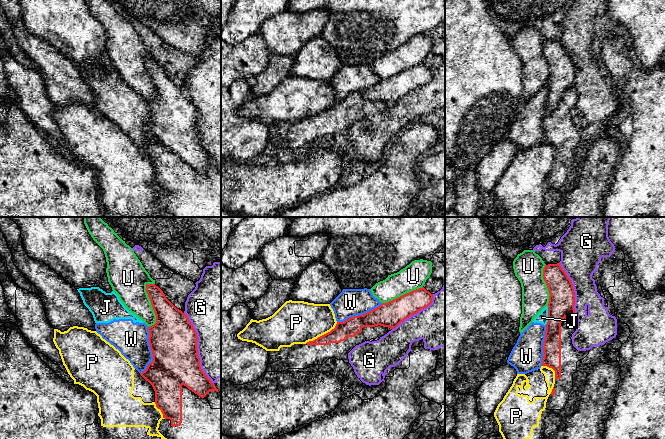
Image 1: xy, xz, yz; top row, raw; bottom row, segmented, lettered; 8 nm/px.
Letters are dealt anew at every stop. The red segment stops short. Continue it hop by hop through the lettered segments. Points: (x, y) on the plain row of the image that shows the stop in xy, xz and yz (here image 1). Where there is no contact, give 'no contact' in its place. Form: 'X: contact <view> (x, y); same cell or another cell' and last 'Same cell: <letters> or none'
G: contact xy (196, 124); another cell
J: contact yz (548, 91); another cell
P: contact xz (322, 111); another cell
U: contact xy (151, 79); another cell
W: contact xy (151, 126); another cell
Same cell: none

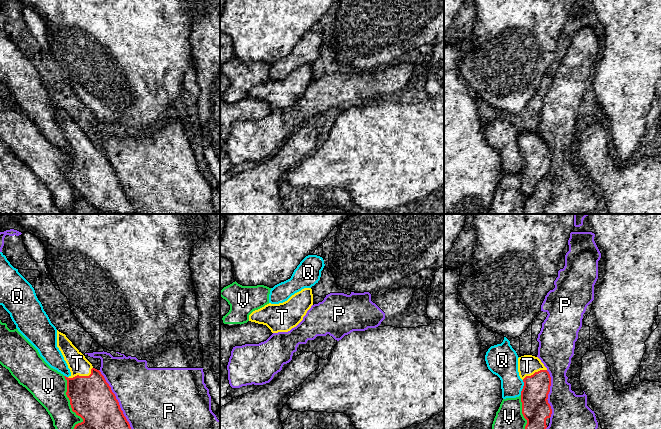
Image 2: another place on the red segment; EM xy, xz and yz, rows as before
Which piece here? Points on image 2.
P: contact xy (118, 180); another cell
Q: contact yz (523, 163); another cell
T: contact xy (81, 152); same cell
V: contact xy (71, 183); another cell
Same cell: T

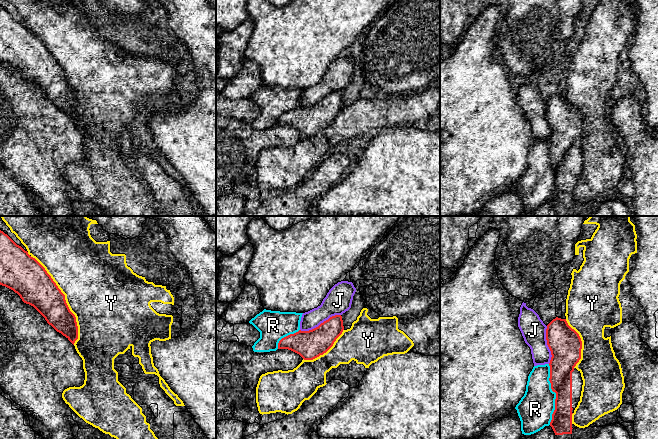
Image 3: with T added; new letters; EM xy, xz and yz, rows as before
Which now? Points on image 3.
J: contact xz (321, 99); another cell
R: contact yz (556, 170); another cell
Y: contact xy (64, 73); another cell
Same cell: none

